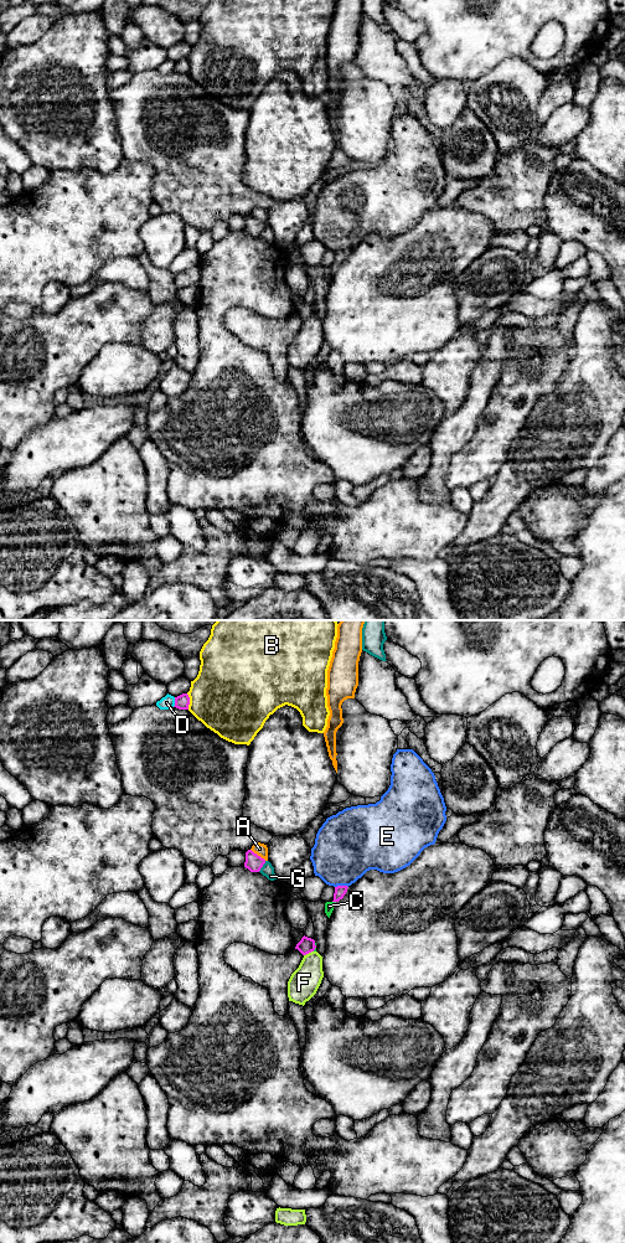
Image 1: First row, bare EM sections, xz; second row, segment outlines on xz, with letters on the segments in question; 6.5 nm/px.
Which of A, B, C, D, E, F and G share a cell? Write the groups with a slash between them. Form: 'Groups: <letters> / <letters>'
Groups: A / B / C F / D / E / G

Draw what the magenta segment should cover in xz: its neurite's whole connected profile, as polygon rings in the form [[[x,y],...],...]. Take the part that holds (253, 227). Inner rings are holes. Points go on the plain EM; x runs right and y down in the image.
[[[252,215],[246,217],[246,227],[244,232],[248,233],[250,237],[259,237],[265,225],[254,218]]]

